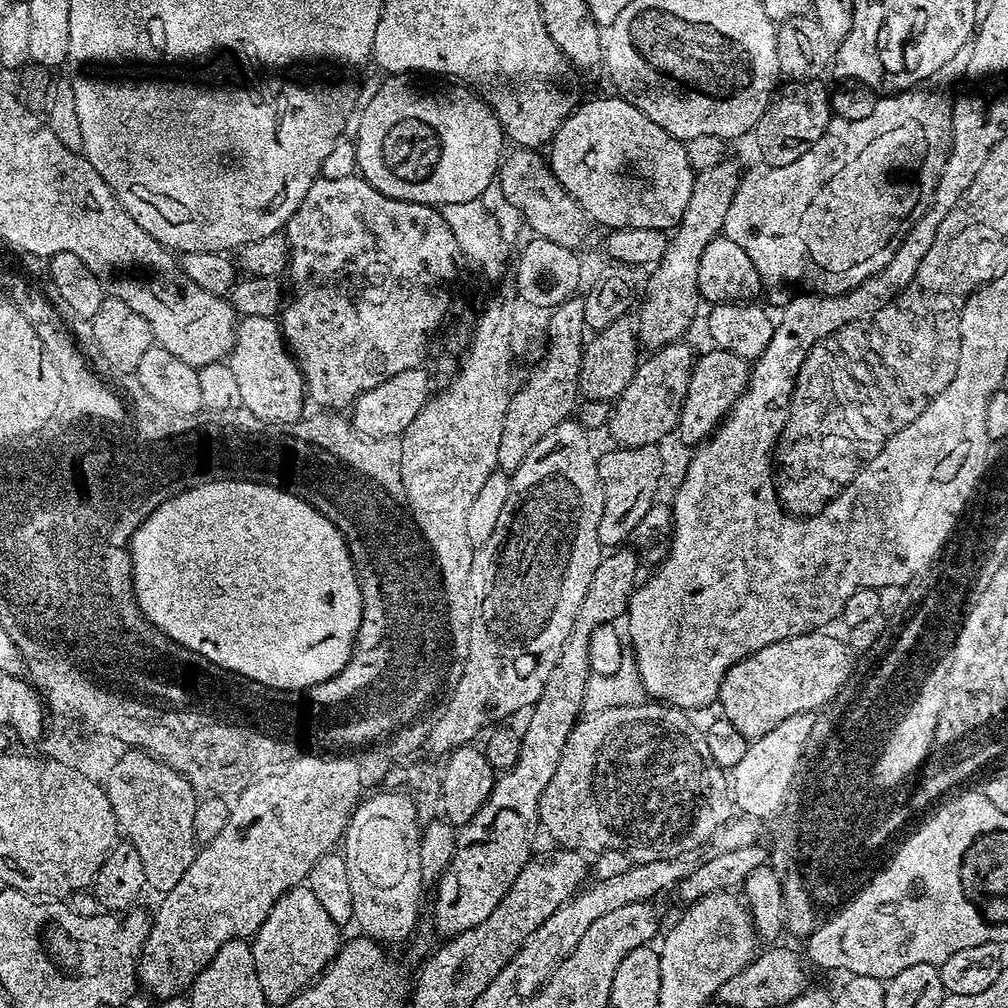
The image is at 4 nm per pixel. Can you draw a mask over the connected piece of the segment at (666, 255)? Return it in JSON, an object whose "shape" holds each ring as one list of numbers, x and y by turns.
{"shape":[[732,158,718,162,718,166,710,170,696,173,694,190,690,190,690,202,686,202,686,214,682,214,676,223,660,259,649,271,653,272,648,276,648,289,644,292,644,301,641,304,639,301,634,316,636,339,641,349,655,350,666,344,677,343,683,337,680,335,691,326,696,307,702,304,698,290,697,261,705,245,723,233,726,213,740,185,741,175,742,168]]}

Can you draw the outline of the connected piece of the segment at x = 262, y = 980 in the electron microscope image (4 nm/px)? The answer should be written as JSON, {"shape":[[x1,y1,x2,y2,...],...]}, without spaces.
{"shape":[[307,886,283,892,250,940,259,985,267,1003,287,1005,297,992,315,980,339,952,340,932,341,925,332,921]]}

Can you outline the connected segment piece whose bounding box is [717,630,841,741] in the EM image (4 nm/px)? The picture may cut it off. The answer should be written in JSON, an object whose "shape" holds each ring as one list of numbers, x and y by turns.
{"shape":[[828,630,807,632,762,646,762,650,730,666,717,696,723,719,734,722,749,741,766,734,766,730,774,730,772,708,792,708,792,692,804,692,804,674,816,674,818,658,828,658,828,644,840,639]]}

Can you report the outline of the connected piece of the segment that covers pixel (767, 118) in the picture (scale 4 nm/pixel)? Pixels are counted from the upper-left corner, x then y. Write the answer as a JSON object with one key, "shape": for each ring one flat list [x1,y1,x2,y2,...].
{"shape":[[820,82,793,83,784,93,773,95,768,108,762,114,754,129,756,148,760,151,759,159,771,168,790,166,790,162,798,162,818,138,826,130,828,121,833,119,830,107,830,96]]}

